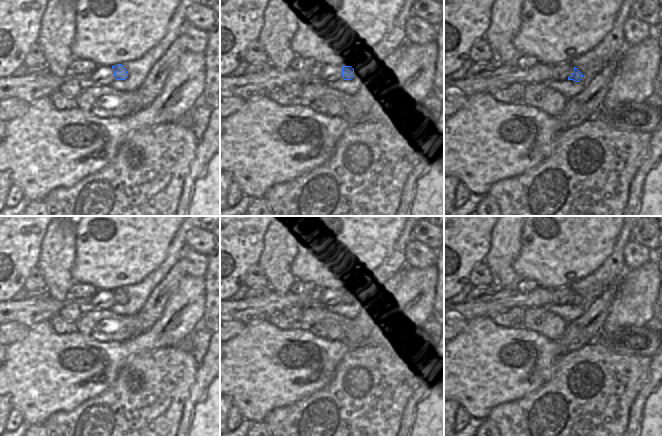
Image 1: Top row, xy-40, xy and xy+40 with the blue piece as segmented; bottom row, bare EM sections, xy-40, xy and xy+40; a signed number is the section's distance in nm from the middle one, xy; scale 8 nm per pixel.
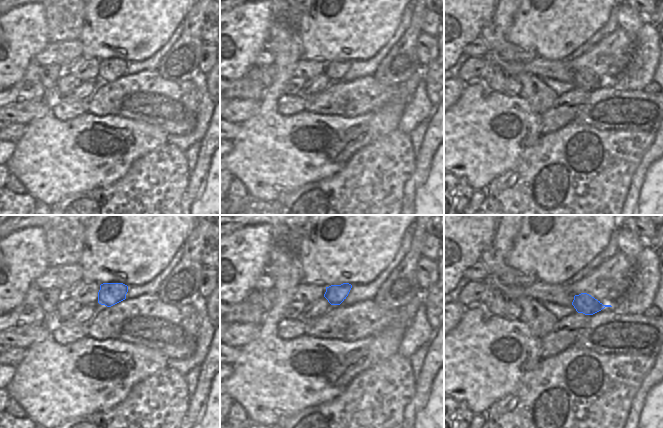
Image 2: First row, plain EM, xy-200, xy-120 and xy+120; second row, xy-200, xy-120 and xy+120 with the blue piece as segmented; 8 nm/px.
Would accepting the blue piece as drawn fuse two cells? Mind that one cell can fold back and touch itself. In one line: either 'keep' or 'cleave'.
keep

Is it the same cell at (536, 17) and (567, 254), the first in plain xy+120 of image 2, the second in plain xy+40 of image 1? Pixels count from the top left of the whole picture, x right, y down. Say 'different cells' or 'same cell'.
same cell

